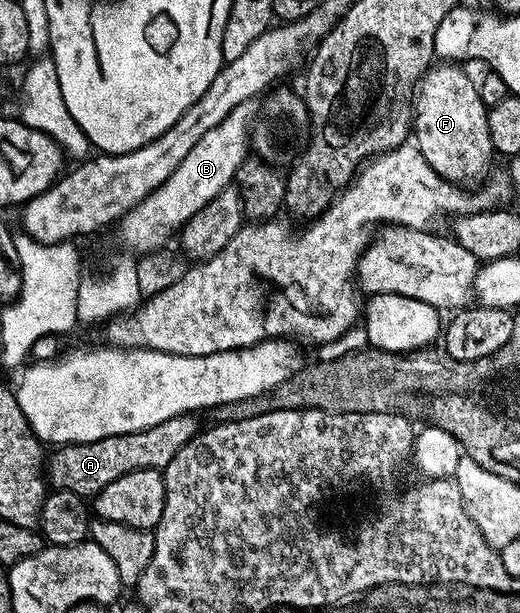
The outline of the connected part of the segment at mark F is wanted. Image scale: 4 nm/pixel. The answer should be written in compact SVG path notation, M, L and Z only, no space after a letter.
M437 63L425 70L415 89L415 120L411 133L414 138L417 136L417 150L440 177L469 187L472 181L480 182L490 172L489 164L495 158L495 150L487 127L489 111L481 98L478 82L473 82L459 66L457 63Z

